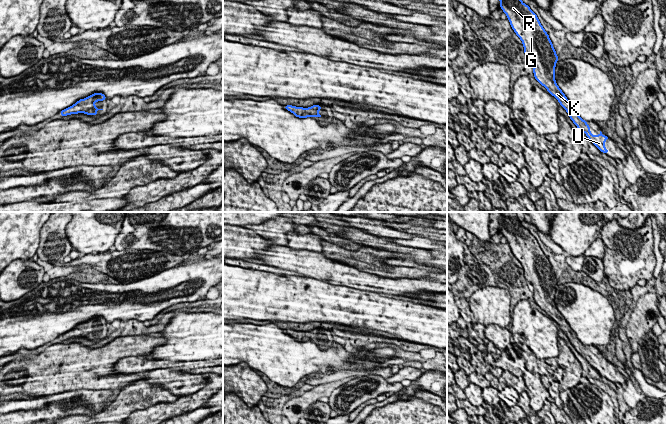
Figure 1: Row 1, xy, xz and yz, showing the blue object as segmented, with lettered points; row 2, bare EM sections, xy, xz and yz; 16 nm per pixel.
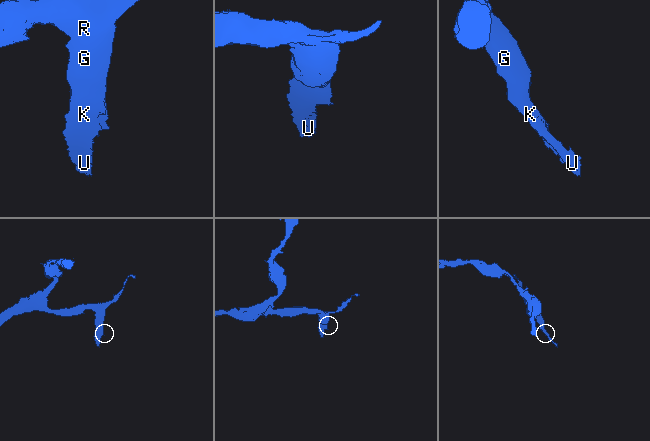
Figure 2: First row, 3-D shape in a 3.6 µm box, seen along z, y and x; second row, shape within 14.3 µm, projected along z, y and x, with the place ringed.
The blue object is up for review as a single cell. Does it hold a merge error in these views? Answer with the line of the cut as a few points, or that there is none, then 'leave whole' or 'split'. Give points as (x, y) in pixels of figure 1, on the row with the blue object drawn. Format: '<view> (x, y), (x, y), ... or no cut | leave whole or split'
no cut | leave whole

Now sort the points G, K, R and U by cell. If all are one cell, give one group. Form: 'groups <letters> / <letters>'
groups G K R U

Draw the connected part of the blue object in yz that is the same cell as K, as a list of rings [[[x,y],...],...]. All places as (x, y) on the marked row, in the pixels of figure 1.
[[[522,0],[499,1],[500,8],[507,15],[512,29],[523,43],[525,55],[534,63],[533,73],[535,79],[547,89],[549,94],[559,101],[560,105],[567,111],[570,119],[579,130],[587,135],[589,141],[600,152],[608,154],[605,141],[609,139],[609,136],[604,136],[601,131],[599,135],[592,135],[590,125],[577,114],[575,108],[558,87],[554,77],[558,55],[537,15]]]

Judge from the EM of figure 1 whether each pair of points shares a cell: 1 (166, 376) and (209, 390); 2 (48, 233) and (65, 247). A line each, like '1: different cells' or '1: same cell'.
1: different cells
2: same cell

